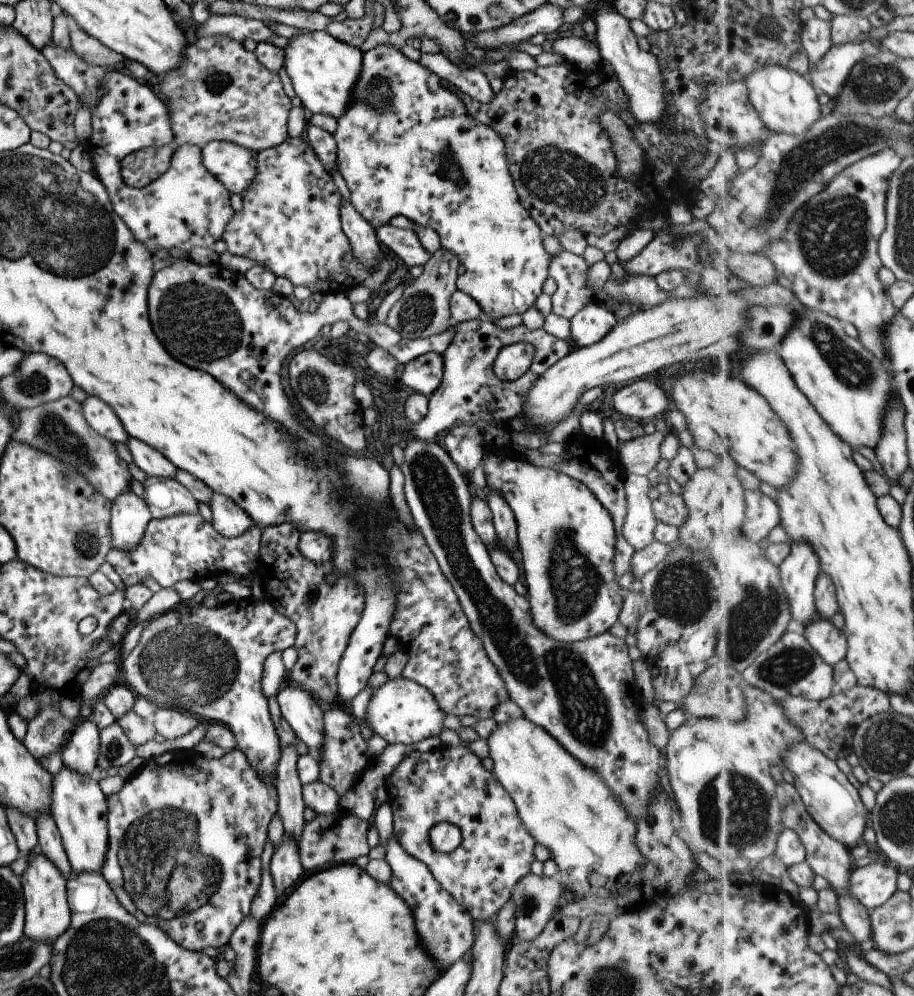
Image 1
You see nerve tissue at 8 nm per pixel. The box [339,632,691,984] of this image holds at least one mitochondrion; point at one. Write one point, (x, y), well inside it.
(529, 901)

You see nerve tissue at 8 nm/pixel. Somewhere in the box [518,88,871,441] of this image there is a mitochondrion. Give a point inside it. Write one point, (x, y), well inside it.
(556, 175)

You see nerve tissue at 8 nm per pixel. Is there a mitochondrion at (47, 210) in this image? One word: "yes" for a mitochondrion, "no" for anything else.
yes

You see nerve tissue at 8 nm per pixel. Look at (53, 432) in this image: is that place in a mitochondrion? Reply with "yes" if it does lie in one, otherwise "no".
yes

